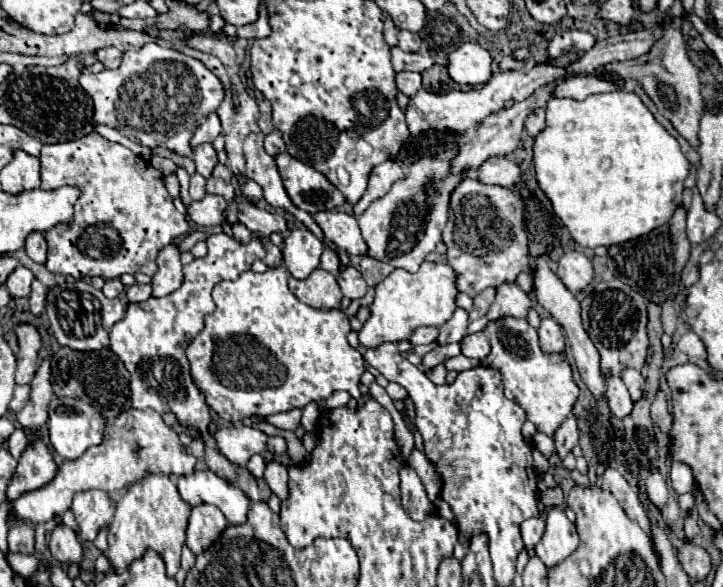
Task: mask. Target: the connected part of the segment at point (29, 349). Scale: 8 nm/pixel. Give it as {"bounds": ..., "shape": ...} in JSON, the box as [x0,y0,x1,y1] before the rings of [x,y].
{"bounds":[16,323,42,383],"shape":[[[18,323],[16,329],[18,351],[16,351],[16,383],[30,383],[36,373],[38,351],[42,347],[42,337],[38,327],[30,323]]]}

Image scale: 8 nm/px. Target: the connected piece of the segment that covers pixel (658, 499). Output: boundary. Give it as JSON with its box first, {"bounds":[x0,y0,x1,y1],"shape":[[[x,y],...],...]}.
{"bounds":[646,469,668,509],"shape":[[[658,469],[650,471],[650,477],[646,479],[646,489],[648,489],[648,499],[654,507],[662,509],[664,503],[668,501],[668,487],[664,477],[658,473]]]}

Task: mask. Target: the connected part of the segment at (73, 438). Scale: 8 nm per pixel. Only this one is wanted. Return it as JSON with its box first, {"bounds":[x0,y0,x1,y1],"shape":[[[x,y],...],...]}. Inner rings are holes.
{"bounds":[48,397,106,459],"shape":[[[54,397],[48,405],[48,431],[50,445],[62,459],[78,459],[88,447],[98,445],[102,441],[106,419],[88,403],[70,397]]]}

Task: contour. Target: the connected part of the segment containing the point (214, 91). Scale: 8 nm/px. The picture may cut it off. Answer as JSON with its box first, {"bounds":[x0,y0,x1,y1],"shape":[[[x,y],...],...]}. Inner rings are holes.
{"bounds":[80,43,224,155],"shape":[[[146,43],[138,49],[128,49],[122,55],[122,65],[114,71],[100,71],[92,75],[80,75],[80,87],[94,101],[94,119],[102,125],[114,127],[124,137],[146,147],[168,147],[178,155],[192,155],[190,139],[196,127],[214,113],[222,99],[224,89],[220,79],[206,69],[206,65],[194,57],[188,57],[176,49],[170,49],[168,61],[162,55],[162,47]],[[168,65],[168,79],[164,79],[164,67]]]}

